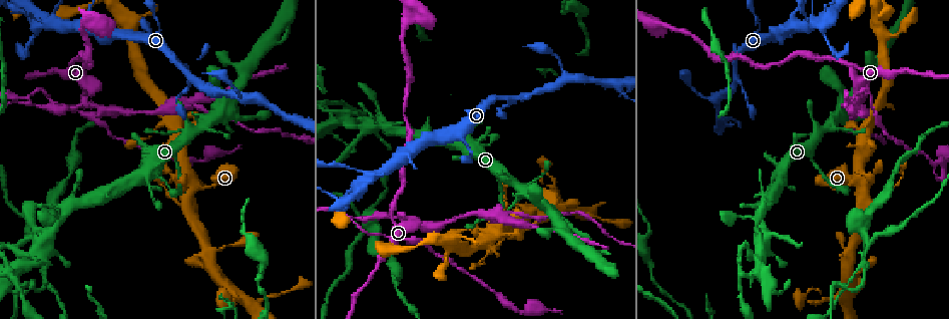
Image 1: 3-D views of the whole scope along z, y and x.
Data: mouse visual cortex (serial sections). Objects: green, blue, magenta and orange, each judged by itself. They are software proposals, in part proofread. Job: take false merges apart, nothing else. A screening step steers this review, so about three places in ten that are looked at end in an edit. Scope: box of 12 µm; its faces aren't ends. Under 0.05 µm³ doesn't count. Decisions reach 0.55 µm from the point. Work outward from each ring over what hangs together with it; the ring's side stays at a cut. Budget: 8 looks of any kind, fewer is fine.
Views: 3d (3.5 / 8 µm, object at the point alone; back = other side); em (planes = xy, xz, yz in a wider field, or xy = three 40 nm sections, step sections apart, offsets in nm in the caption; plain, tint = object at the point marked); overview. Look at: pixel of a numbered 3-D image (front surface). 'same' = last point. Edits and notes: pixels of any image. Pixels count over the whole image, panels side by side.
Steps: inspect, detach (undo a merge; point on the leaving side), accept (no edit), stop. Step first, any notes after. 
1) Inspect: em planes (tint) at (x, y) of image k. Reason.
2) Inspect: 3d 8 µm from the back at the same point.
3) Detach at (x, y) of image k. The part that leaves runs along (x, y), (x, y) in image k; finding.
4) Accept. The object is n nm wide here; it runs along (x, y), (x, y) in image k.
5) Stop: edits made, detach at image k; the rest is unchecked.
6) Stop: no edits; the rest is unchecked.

Inspect: 3d 8 µm at (85, 100) of image 1. Three arms meet.

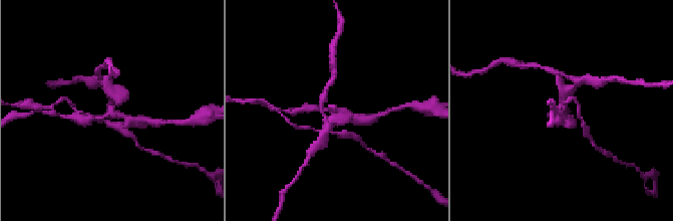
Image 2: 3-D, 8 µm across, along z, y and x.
Inspect: em xy step 3 (tint) at (112, 110) of image 2. 3 arms meet here; the arms are 150, 250, 300 nm wide; shape alone is not enough.

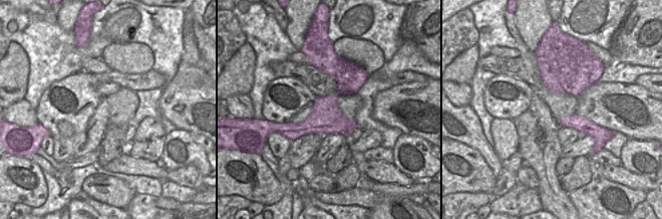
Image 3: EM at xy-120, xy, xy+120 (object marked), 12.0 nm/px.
Detach at (565, 121) of image 2. The object is 380 nm wide here; the part that leaves runs along (114, 103), (114, 113), (143, 120) in image 2; two cells meet here.

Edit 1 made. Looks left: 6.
Inspect: 3d 3.5 µm at (190, 76) of image 1. A fork.

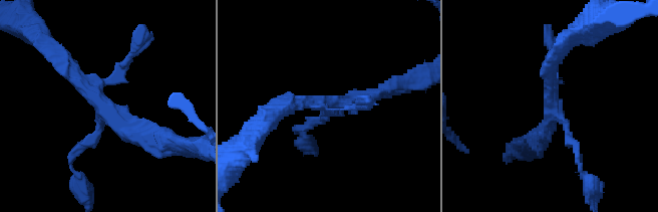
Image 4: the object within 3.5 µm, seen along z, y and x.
Inspect: em xy step 3 (tint) at (551, 107) of image 4.

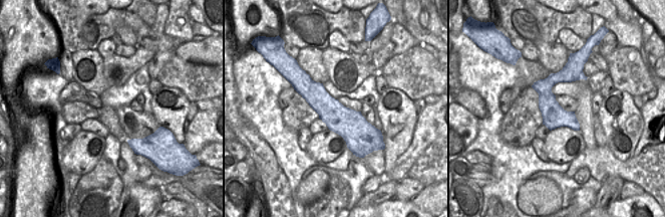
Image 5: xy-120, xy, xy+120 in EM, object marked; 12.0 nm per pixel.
Accept. It runs along (57, 55), (106, 112), (158, 136) in image 4; continuous, no second cell.

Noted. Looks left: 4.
Inspect: 3d 3.5 µm from the back at (564, 81) of image 1. Branch point.

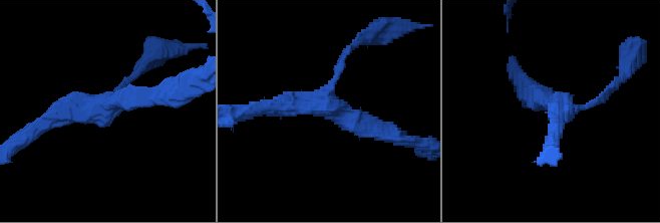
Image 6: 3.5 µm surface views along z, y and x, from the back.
Inspect: em xy step 1 (tint) at (104, 106) of image 6. 3 arms meet here; the arms are 150, 300, 300 nm wide.

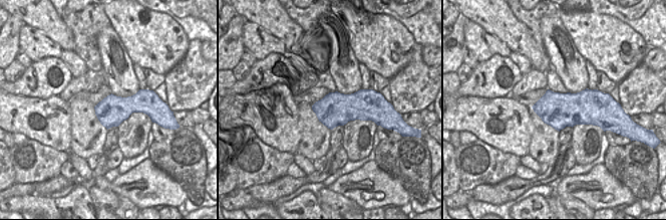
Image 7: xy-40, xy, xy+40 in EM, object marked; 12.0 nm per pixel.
Accept. It runs along (161, 91), (41, 126) in image 6; continuous, no second cell.

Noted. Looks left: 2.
Stop: edits made, detach at image 2; the rest is unchecked.

